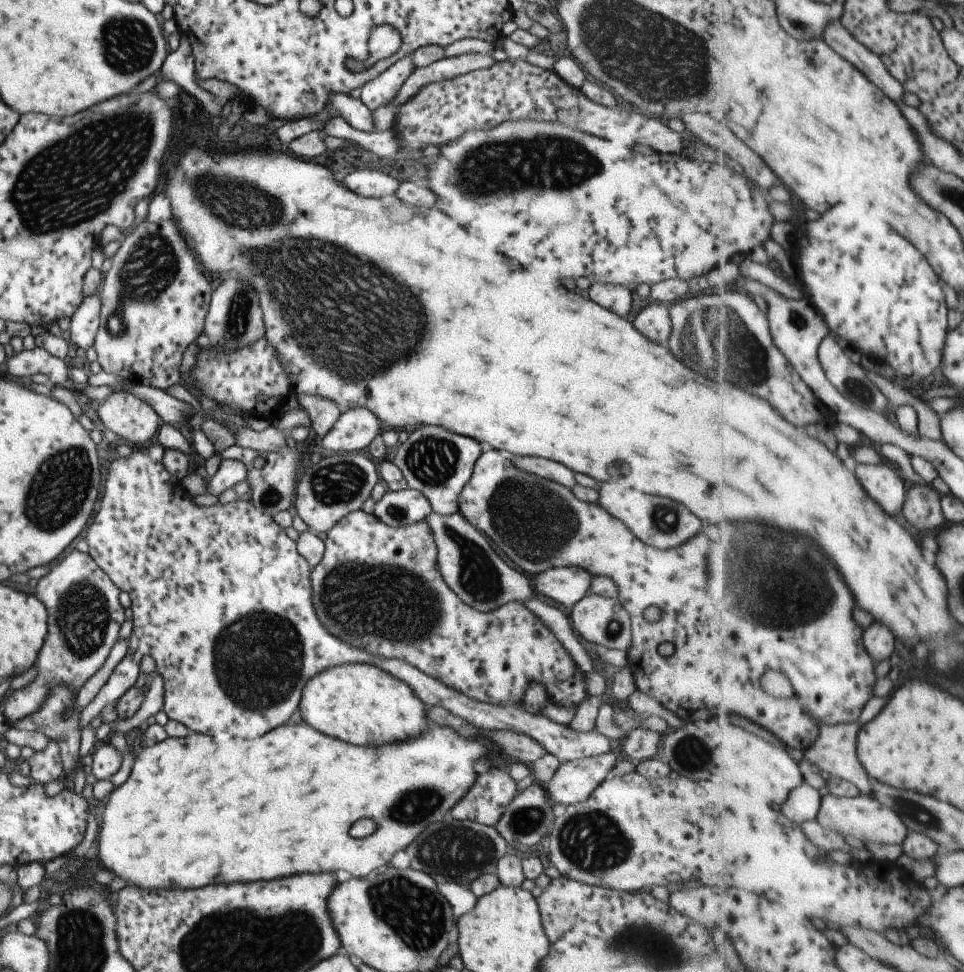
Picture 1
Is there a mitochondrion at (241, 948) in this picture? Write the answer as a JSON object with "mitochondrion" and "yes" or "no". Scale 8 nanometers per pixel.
{"mitochondrion":"yes"}

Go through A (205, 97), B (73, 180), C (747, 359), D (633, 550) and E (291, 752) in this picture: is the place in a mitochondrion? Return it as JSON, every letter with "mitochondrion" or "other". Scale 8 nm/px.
{"A":"other","B":"mitochondrion","C":"mitochondrion","D":"other","E":"other"}

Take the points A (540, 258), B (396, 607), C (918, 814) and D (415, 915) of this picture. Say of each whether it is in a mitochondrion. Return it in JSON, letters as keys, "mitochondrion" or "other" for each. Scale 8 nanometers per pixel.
{"A":"other","B":"mitochondrion","C":"mitochondrion","D":"mitochondrion"}

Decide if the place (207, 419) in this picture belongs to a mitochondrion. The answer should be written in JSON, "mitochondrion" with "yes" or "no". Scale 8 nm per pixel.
{"mitochondrion":"no"}

